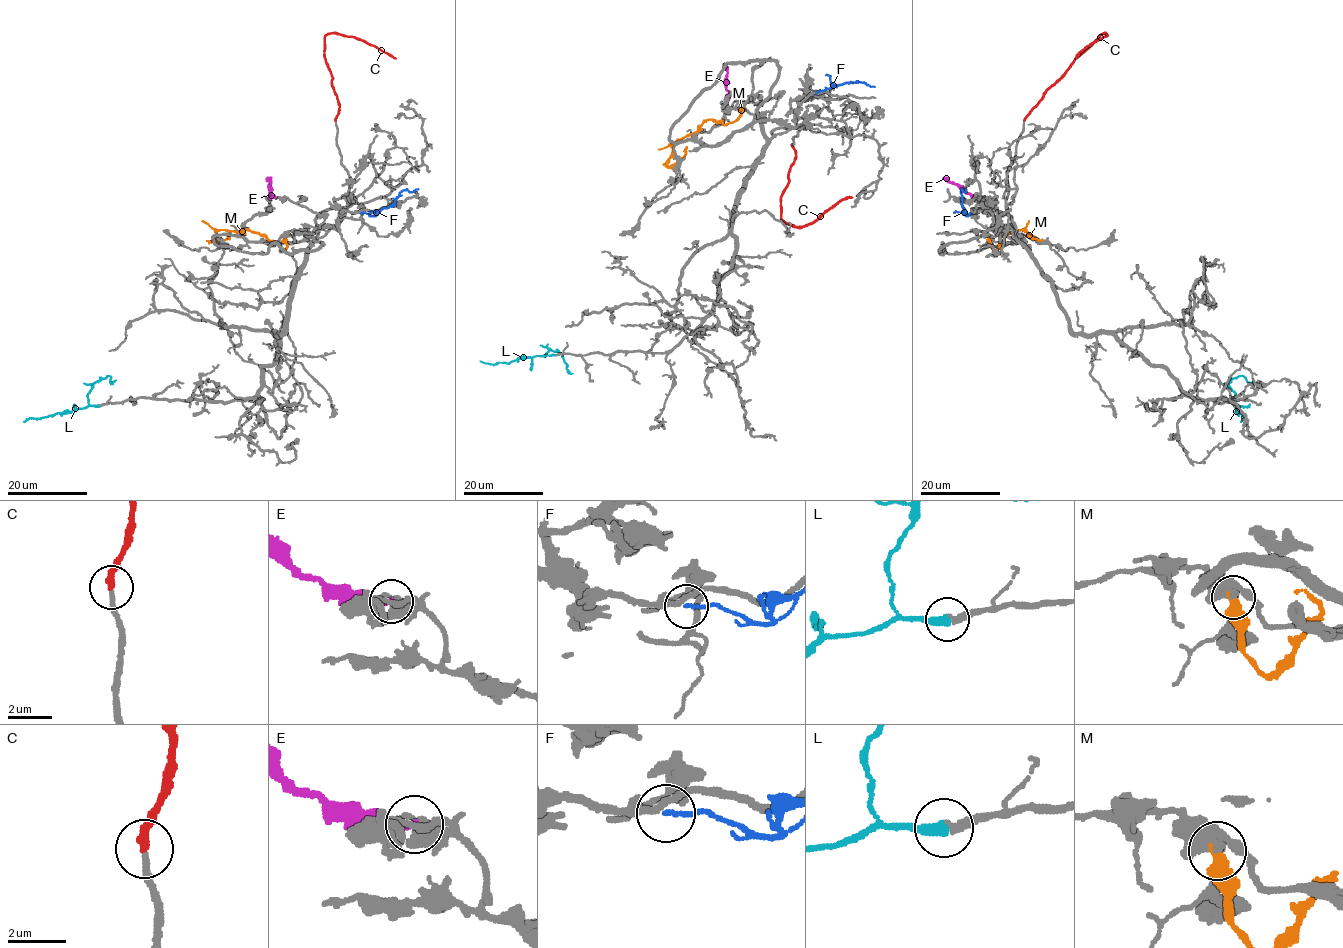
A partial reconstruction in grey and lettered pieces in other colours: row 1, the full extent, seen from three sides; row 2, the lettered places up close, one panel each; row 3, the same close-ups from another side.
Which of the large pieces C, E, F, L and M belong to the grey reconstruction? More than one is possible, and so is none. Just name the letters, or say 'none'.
C, L

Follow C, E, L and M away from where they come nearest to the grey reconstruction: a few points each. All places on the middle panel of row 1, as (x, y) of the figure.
C: (791, 145), (796, 157), (780, 199), (780, 218), (783, 221), (798, 227), (812, 224), (839, 202), (852, 197)
E: (726, 103), (727, 70), (723, 63)
L: (554, 354), (520, 357), (509, 363), (485, 364), (480, 361)
M: (743, 108), (729, 123), (708, 119), (680, 138), (667, 165), (676, 164), (687, 147)

